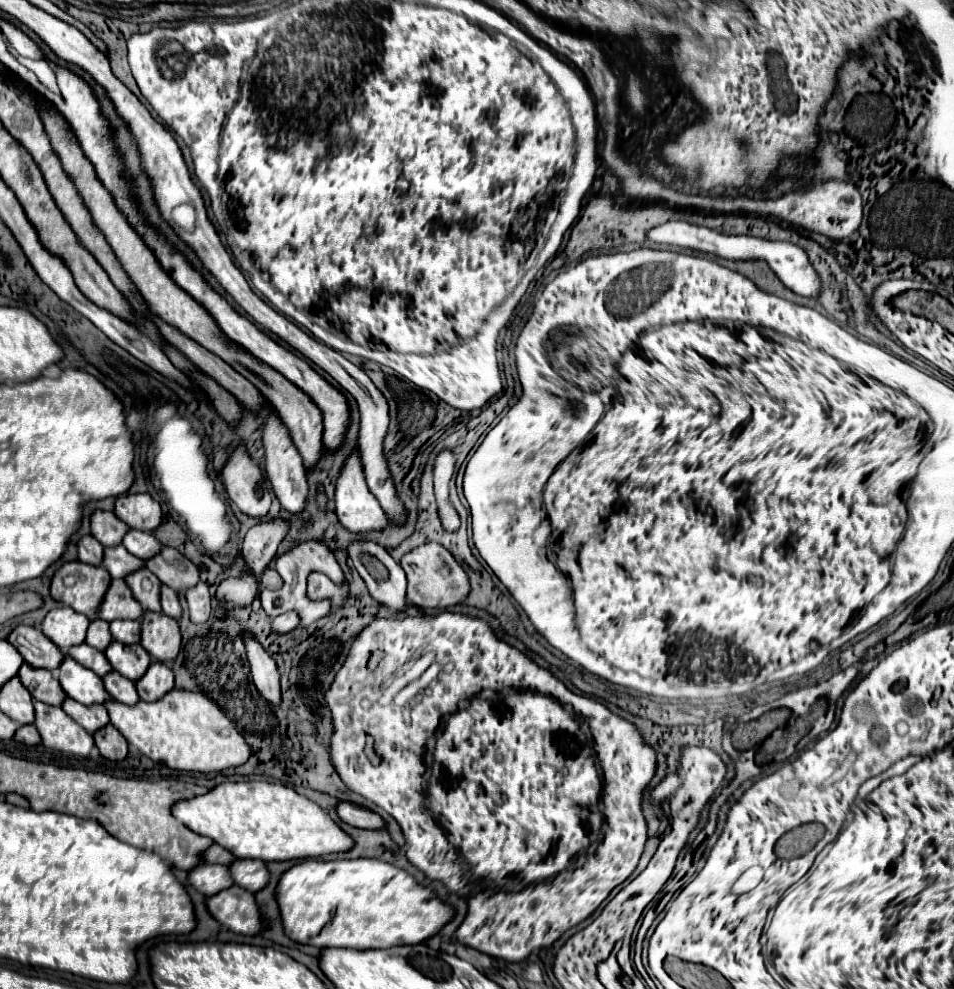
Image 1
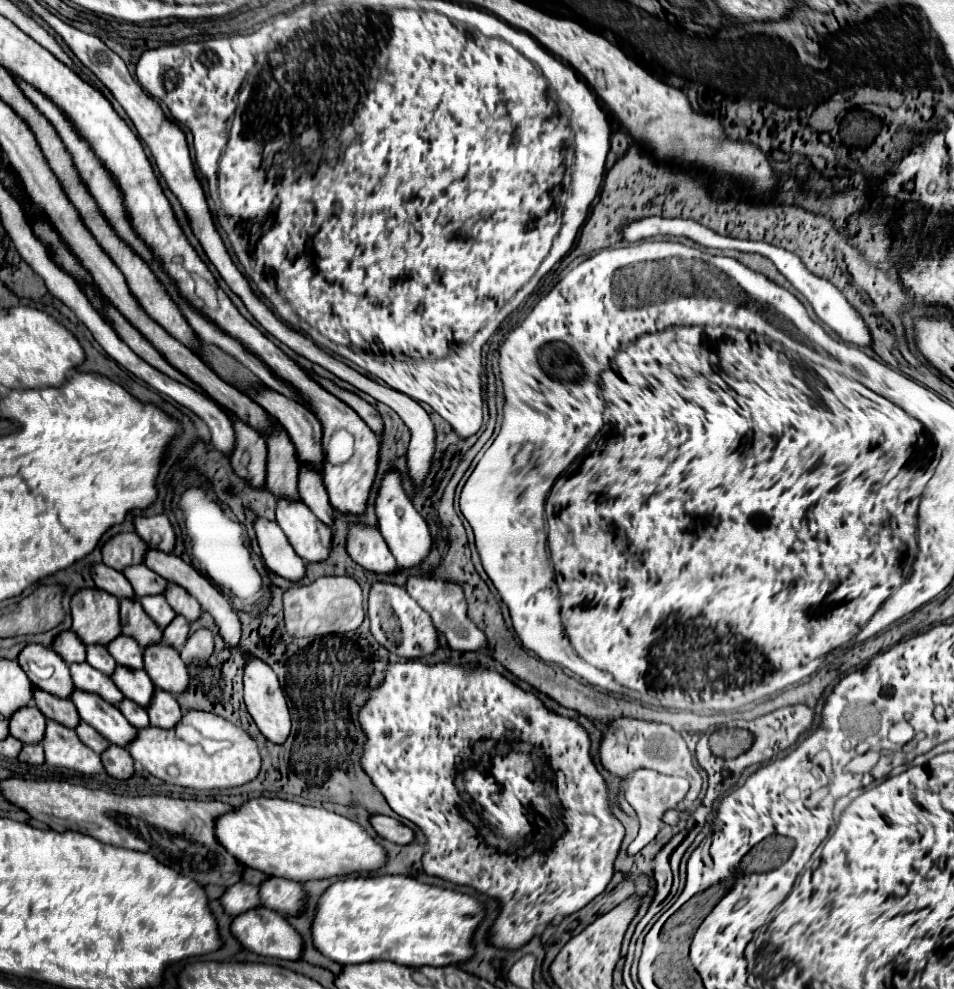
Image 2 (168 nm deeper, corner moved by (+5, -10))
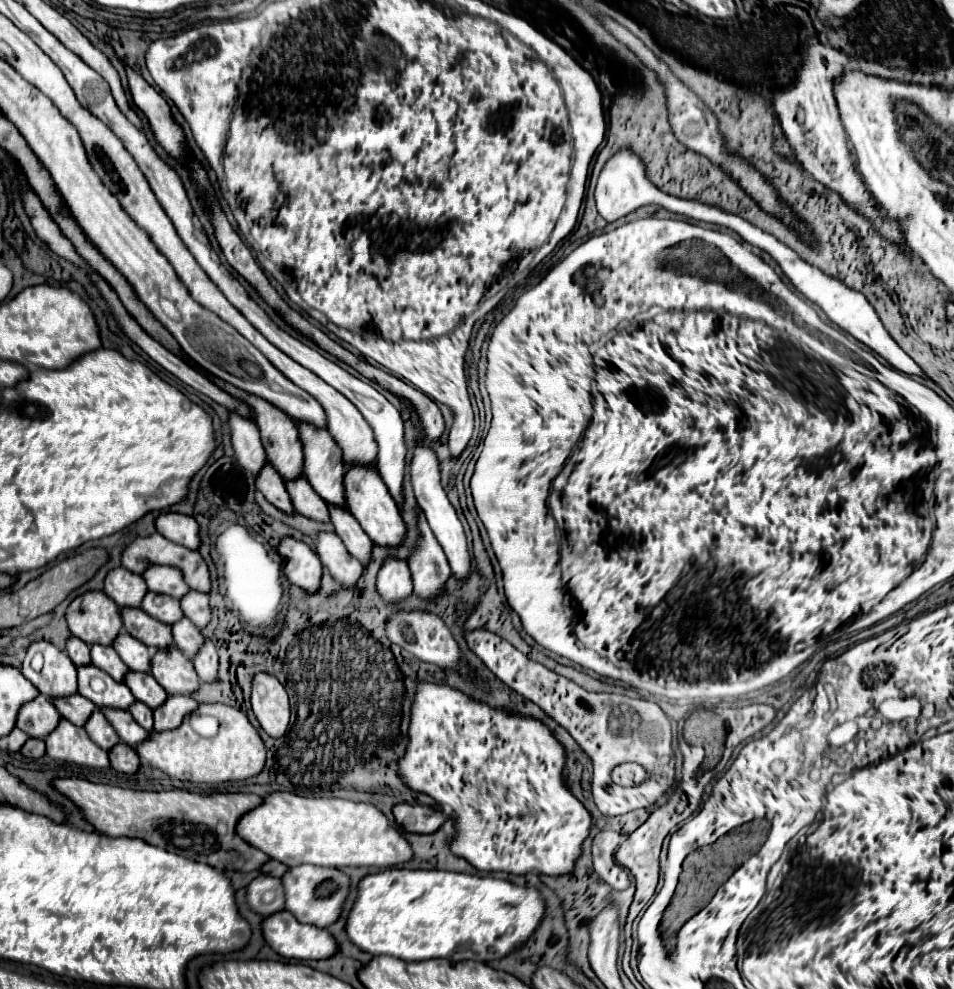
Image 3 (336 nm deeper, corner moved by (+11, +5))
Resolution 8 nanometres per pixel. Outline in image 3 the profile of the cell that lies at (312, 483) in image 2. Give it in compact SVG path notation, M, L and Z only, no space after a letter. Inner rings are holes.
M328 503L328 513L330 513L330 525L334 527L336 535L342 537L346 549L360 559L362 563L368 563L370 559L370 549L372 549L372 539L362 531L362 527L358 525L358 521L340 505Z

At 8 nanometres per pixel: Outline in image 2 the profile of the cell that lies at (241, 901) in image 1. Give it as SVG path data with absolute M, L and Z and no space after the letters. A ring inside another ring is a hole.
M254 908L246 914L236 916L236 920L232 922L232 932L234 936L244 944L244 948L266 956L266 958L280 958L280 960L300 960L302 958L302 950L304 950L304 940L302 936L290 926L290 922L280 916L274 910L268 908Z

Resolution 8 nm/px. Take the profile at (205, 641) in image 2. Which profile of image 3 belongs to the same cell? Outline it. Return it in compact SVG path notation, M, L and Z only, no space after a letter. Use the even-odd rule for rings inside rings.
M206 637L202 643L202 649L198 649L196 657L192 659L192 665L202 681L214 681L216 669L218 669L218 653L214 643Z

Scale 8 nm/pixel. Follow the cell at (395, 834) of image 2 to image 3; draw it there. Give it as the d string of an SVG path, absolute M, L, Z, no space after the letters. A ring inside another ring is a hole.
M400 803L394 805L392 813L394 821L408 833L434 833L446 821L446 815L420 805Z

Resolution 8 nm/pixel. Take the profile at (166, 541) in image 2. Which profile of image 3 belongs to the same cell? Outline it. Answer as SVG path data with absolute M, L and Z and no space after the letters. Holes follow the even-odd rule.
M160 513L154 521L156 531L164 535L166 539L184 545L188 549L196 549L200 539L198 539L198 525L190 515L182 513Z

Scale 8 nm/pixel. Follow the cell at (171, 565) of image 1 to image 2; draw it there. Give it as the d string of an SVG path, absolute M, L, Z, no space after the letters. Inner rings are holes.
M172 584L172 588L168 588L168 592L164 596L166 596L168 604L178 614L182 614L188 622L194 622L194 620L200 618L202 608L200 608L198 600L194 600L194 596L190 596L188 592L184 592L184 588L180 588L178 584Z

